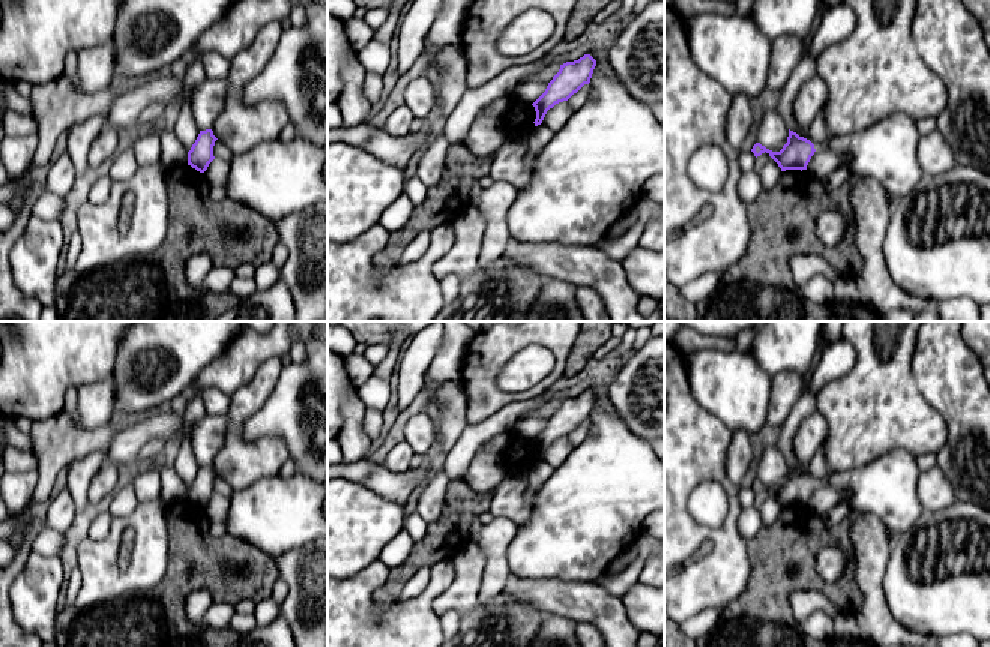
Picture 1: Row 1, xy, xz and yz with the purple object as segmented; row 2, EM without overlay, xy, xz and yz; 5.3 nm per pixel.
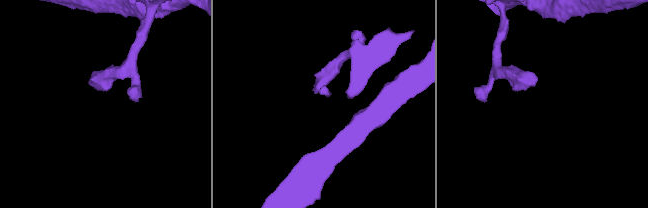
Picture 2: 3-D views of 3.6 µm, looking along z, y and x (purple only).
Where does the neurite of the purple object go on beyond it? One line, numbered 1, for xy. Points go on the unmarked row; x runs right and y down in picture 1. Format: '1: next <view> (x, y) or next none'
1: next none

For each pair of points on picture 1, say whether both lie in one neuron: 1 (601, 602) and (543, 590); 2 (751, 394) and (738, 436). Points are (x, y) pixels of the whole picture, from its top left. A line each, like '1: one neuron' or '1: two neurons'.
1: one neuron
2: two neurons

